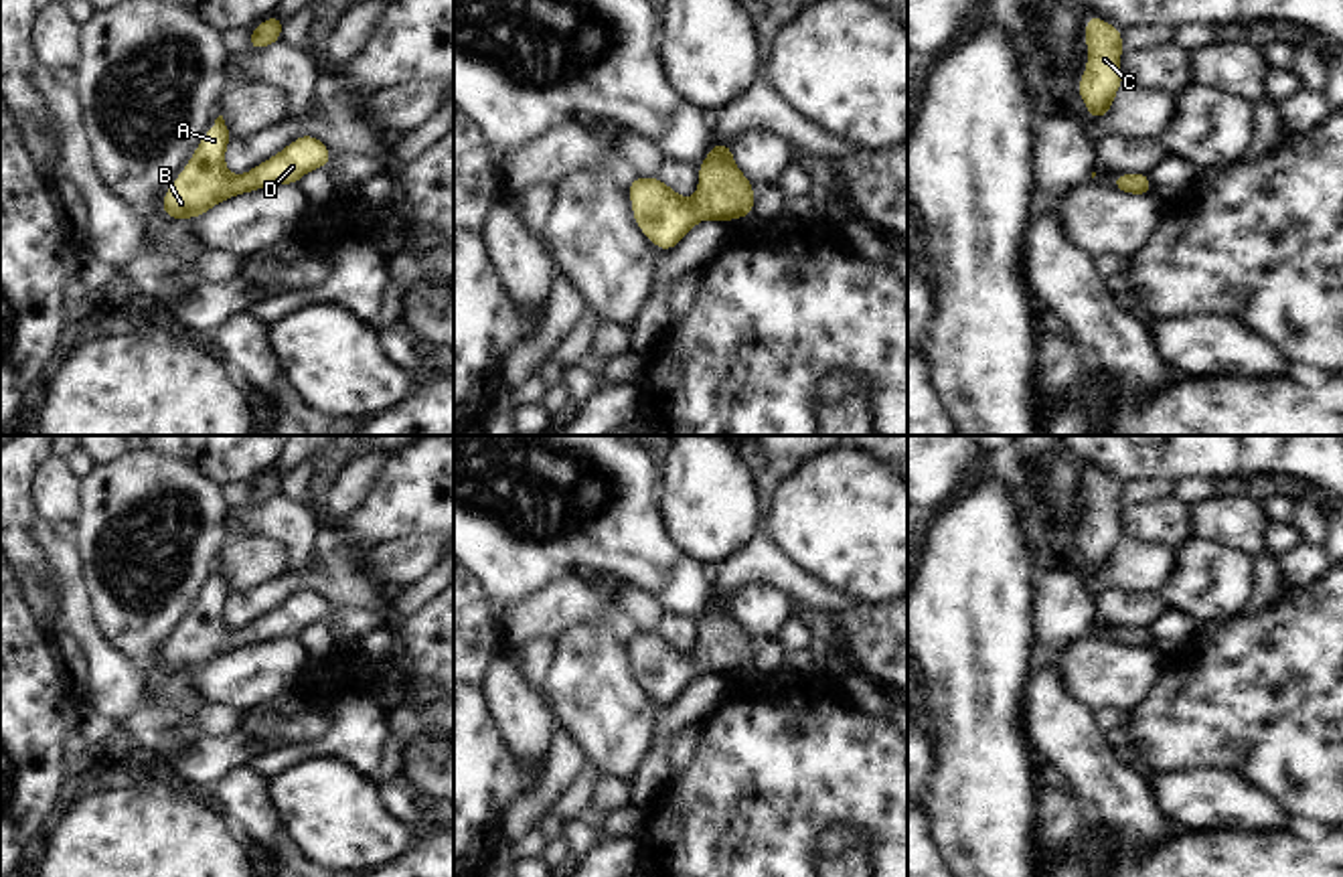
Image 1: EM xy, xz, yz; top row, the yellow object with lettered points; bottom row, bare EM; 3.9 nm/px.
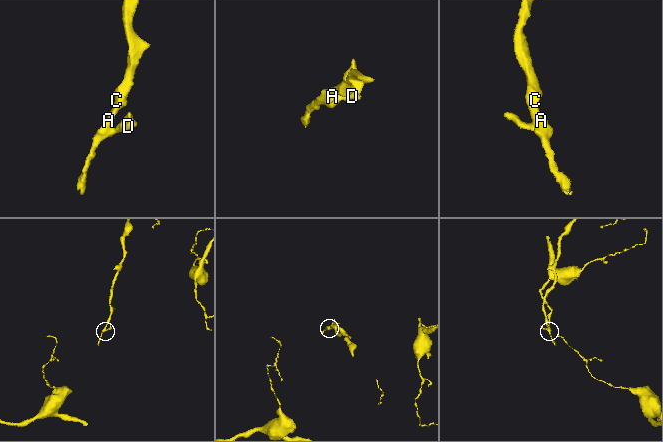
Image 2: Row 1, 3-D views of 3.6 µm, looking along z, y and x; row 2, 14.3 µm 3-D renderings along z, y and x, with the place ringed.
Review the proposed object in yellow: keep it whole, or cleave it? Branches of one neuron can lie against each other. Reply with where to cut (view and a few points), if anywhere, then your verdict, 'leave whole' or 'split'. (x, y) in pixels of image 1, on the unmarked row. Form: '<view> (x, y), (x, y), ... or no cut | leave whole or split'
no cut | leave whole

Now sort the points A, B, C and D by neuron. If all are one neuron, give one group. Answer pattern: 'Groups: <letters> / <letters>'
Groups: A B C D

